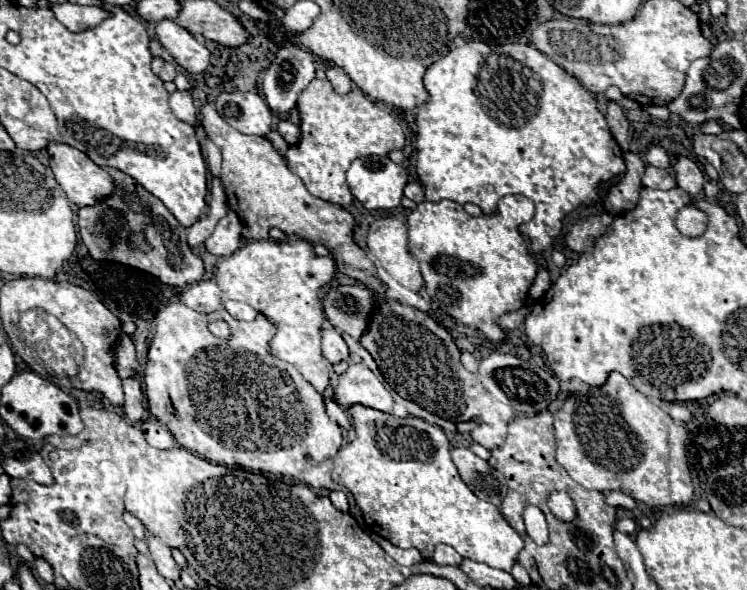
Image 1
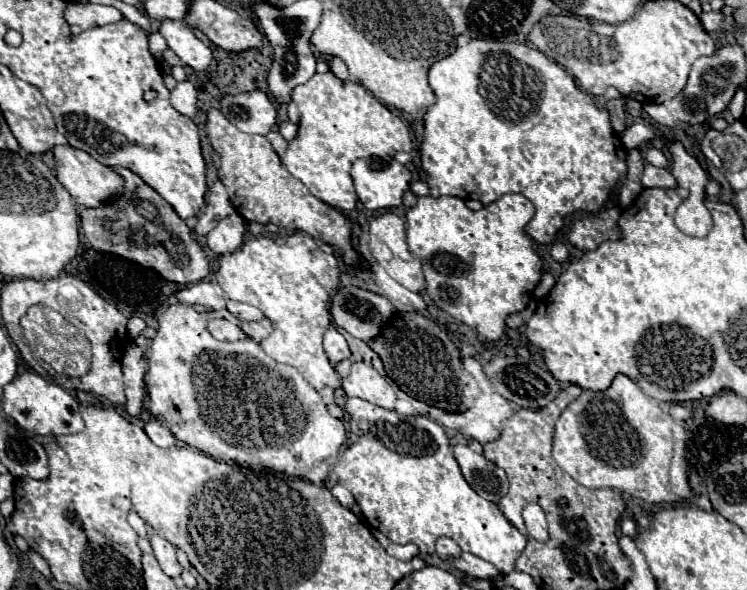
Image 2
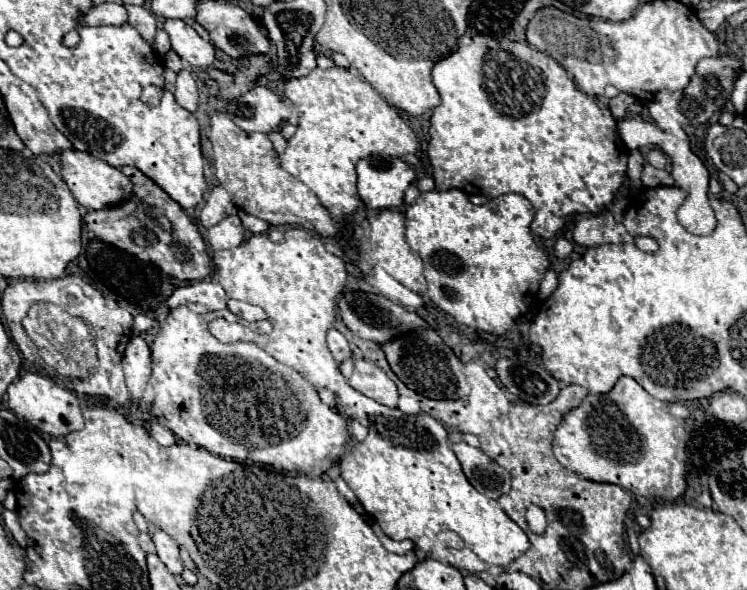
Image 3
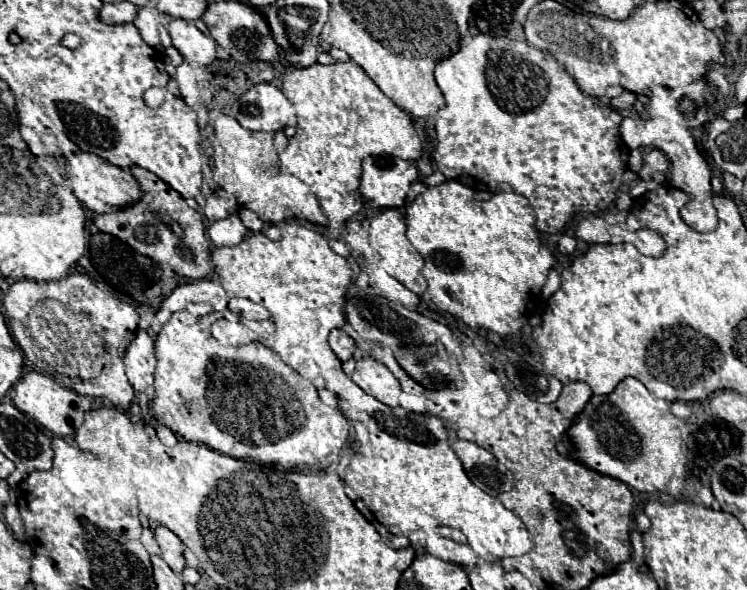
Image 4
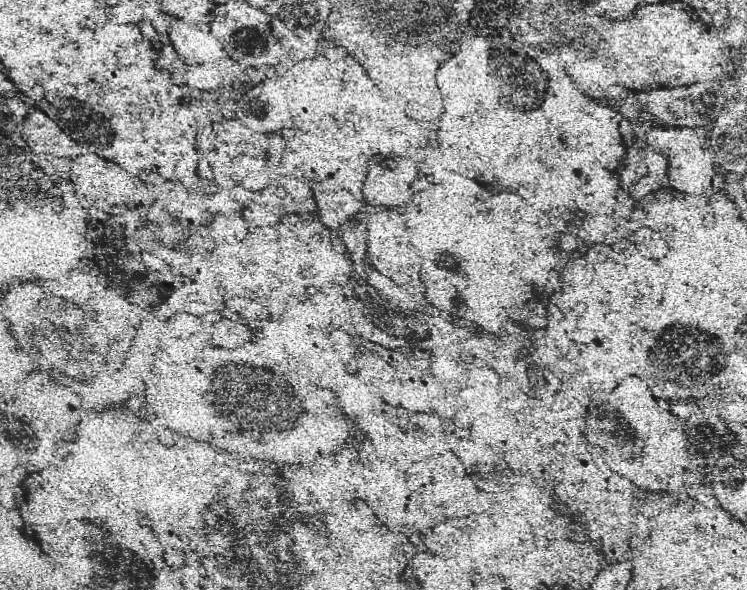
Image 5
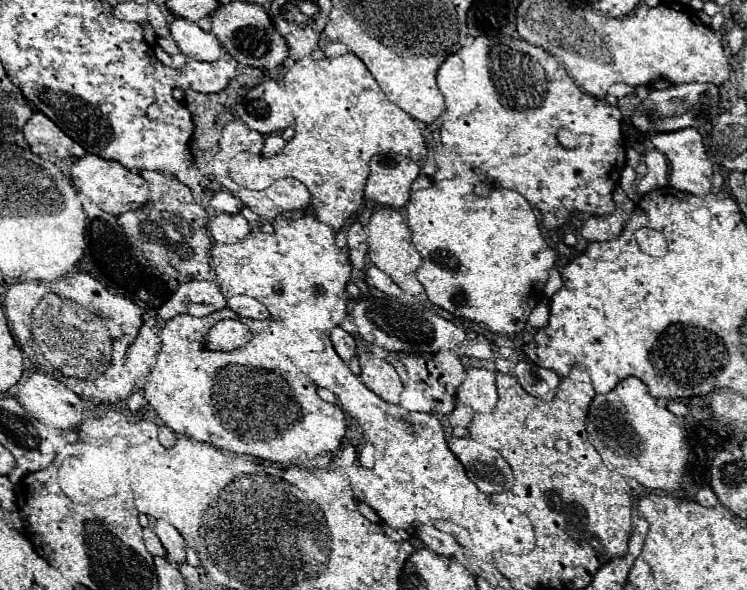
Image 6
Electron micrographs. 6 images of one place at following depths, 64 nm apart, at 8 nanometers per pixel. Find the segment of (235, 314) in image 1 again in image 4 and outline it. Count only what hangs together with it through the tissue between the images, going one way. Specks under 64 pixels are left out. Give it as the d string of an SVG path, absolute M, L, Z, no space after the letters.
M230 298L228 302L228 310L234 312L236 316L248 318L248 320L266 320L268 318L268 310L252 300L246 298Z

